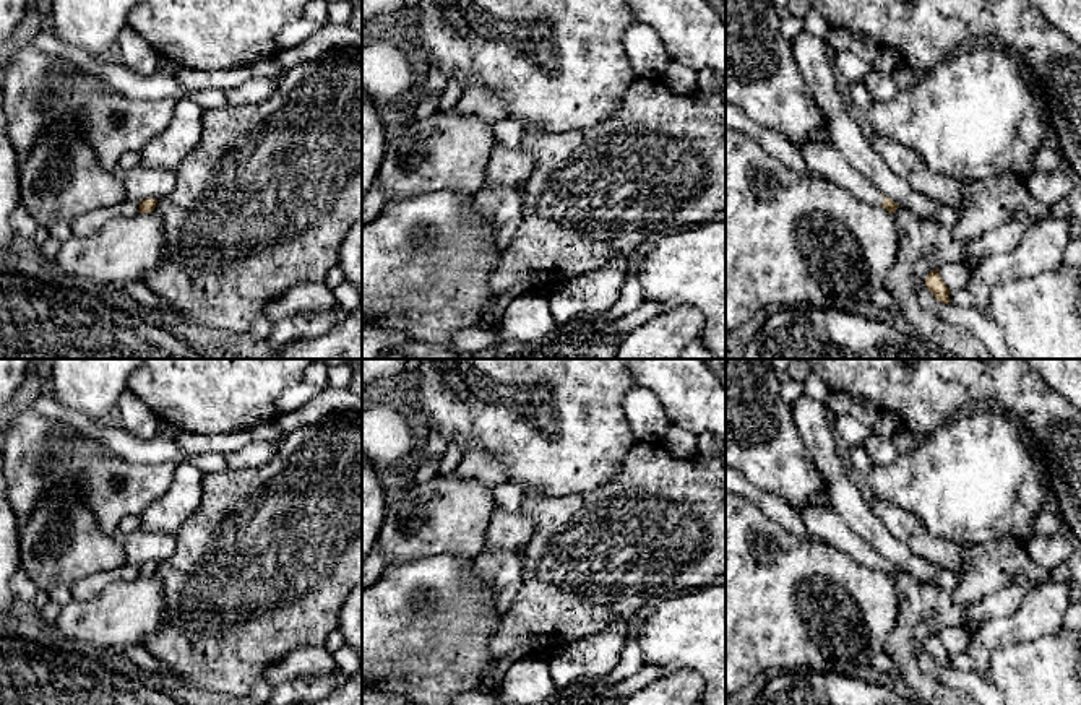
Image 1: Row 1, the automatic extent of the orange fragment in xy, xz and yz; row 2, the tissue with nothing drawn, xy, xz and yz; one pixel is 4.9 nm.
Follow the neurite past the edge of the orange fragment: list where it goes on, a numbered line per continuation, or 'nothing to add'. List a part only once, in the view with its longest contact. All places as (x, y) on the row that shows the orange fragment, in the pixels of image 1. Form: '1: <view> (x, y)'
1: yz (818, 153)

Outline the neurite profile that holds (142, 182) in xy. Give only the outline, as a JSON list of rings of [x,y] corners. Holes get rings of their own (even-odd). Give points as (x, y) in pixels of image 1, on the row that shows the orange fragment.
[[[143,161],[127,172],[123,179],[125,198],[143,201],[146,198],[159,200],[175,187],[175,169],[154,169]]]

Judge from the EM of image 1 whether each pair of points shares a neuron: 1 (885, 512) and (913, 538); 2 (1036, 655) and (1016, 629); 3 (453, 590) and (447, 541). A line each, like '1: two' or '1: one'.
1: one
2: two
3: two

